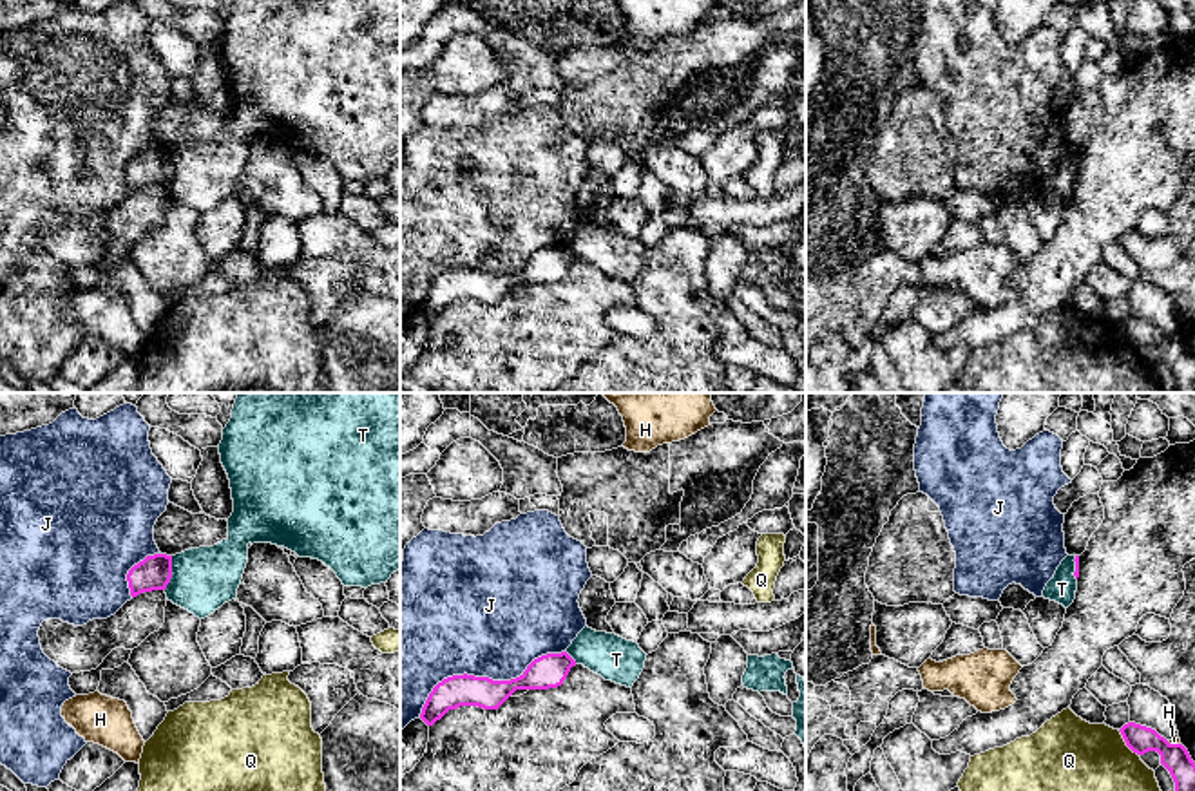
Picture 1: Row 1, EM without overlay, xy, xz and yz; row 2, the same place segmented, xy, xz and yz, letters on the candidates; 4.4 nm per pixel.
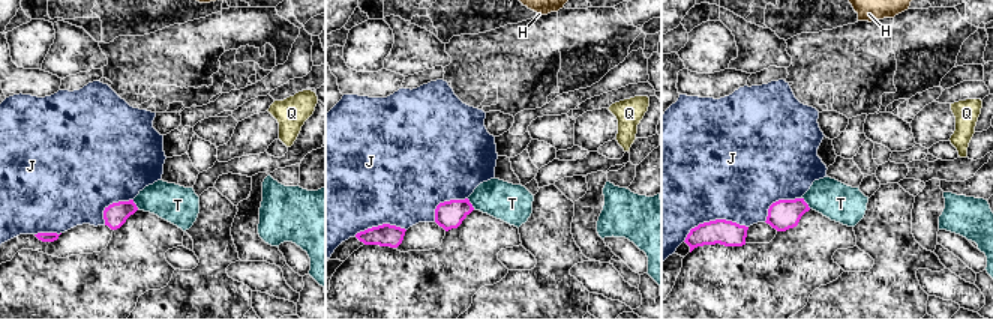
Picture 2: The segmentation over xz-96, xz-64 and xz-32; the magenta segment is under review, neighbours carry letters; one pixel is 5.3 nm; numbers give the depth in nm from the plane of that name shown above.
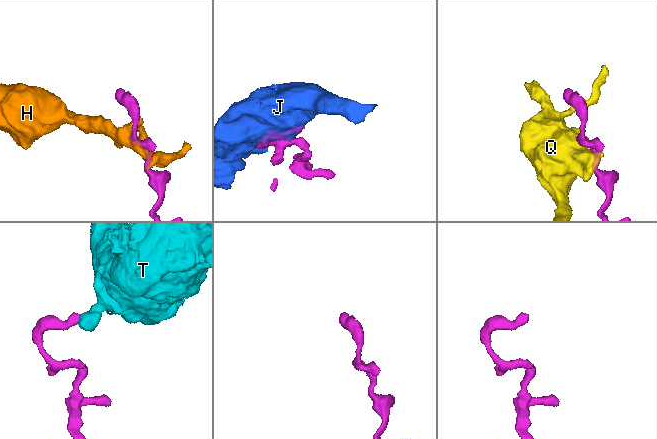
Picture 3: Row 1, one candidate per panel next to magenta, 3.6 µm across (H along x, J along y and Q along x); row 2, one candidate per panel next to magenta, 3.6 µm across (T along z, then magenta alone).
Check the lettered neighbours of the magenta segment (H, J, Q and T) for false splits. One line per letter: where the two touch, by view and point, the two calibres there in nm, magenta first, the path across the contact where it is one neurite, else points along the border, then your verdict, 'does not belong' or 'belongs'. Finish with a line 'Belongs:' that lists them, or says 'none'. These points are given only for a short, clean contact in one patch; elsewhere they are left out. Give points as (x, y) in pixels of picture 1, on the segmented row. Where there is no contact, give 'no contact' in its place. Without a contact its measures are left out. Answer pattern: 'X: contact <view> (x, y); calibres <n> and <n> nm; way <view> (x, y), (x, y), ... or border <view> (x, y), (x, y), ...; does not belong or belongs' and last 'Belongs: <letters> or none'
H: contact yz (1174, 744); calibres 120 and 40 nm; does not belong
J: contact xz (486, 677); calibres 140 and 500 nm; does not belong
Q: contact yz (1125, 741); calibres 120 and 320 nm; does not belong
T: contact xy (171, 572); calibres 150 and 280 nm; does not belong
Belongs: none

